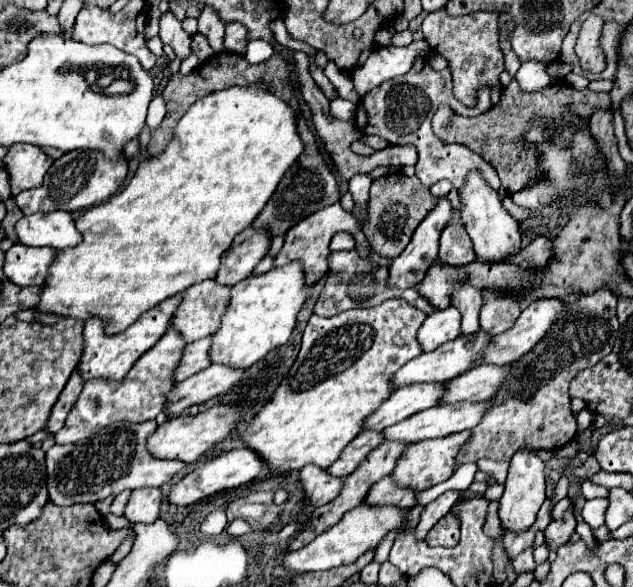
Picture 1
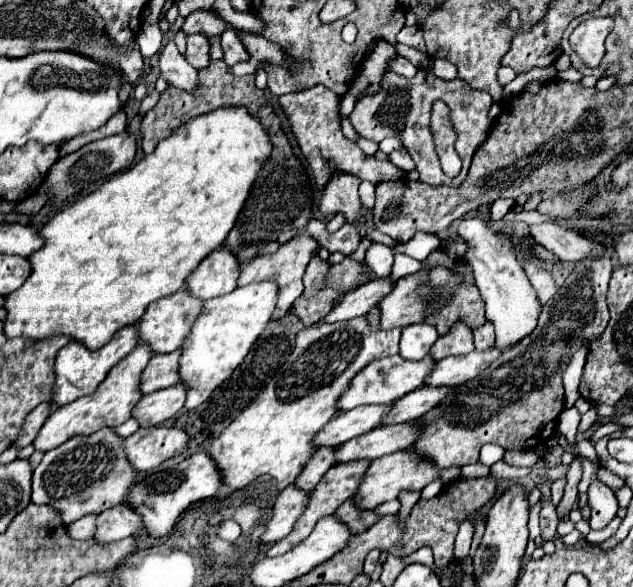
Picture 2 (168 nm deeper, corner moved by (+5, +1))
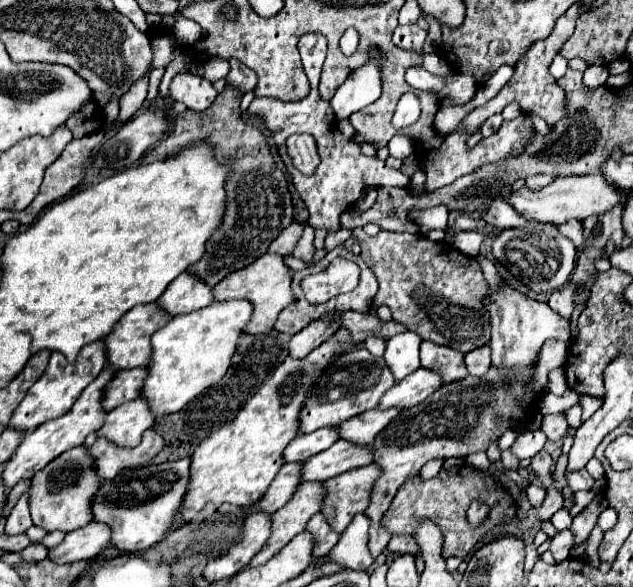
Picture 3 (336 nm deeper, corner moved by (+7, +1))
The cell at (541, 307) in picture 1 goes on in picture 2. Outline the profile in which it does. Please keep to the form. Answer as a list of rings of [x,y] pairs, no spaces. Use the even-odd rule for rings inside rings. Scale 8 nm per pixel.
[[[490,347],[486,351],[470,351],[466,355],[446,357],[438,361],[438,367],[430,373],[430,379],[426,379],[426,385],[440,387],[440,385],[462,385],[468,379],[474,379],[480,375],[494,359],[502,355],[502,349]]]

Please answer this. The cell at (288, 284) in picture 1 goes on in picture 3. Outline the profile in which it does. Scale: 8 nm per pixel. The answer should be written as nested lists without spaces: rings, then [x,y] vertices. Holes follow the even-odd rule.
[[[244,299],[222,303],[214,301],[202,311],[170,319],[152,335],[152,355],[146,365],[148,375],[144,379],[140,397],[148,401],[148,407],[156,417],[180,411],[204,389],[224,377],[224,371],[230,367],[232,351],[236,349],[236,339],[242,335],[242,327],[248,323],[250,315],[252,305]]]

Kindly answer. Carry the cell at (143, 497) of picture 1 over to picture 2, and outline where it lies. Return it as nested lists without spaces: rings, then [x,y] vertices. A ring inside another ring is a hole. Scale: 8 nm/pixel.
[[[118,503],[98,515],[96,535],[102,543],[112,543],[134,535],[142,527],[142,515],[128,503]]]

